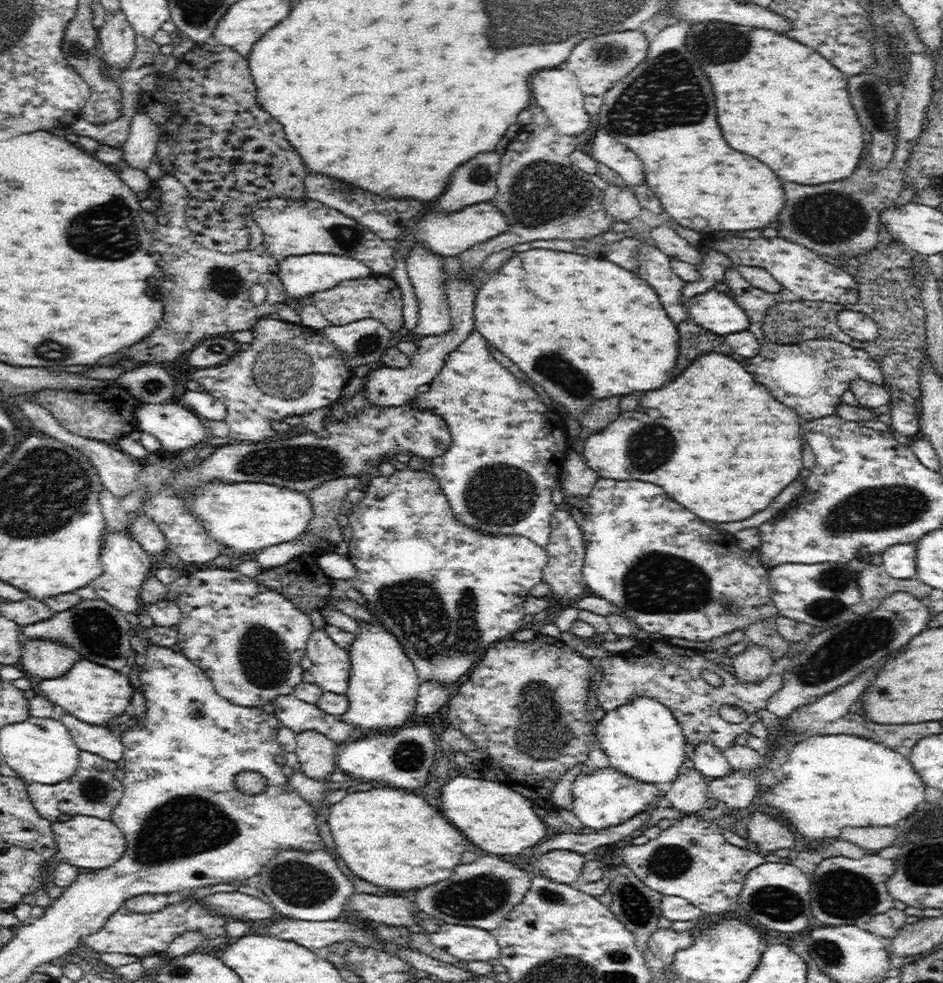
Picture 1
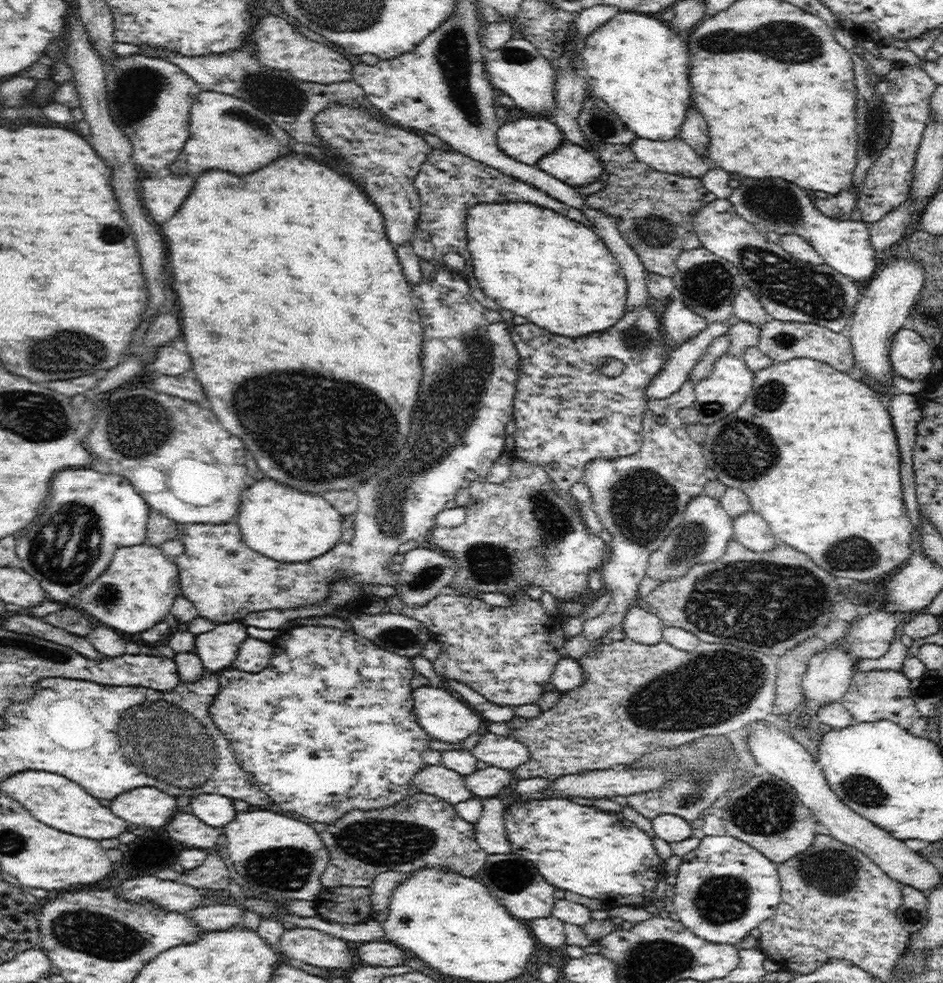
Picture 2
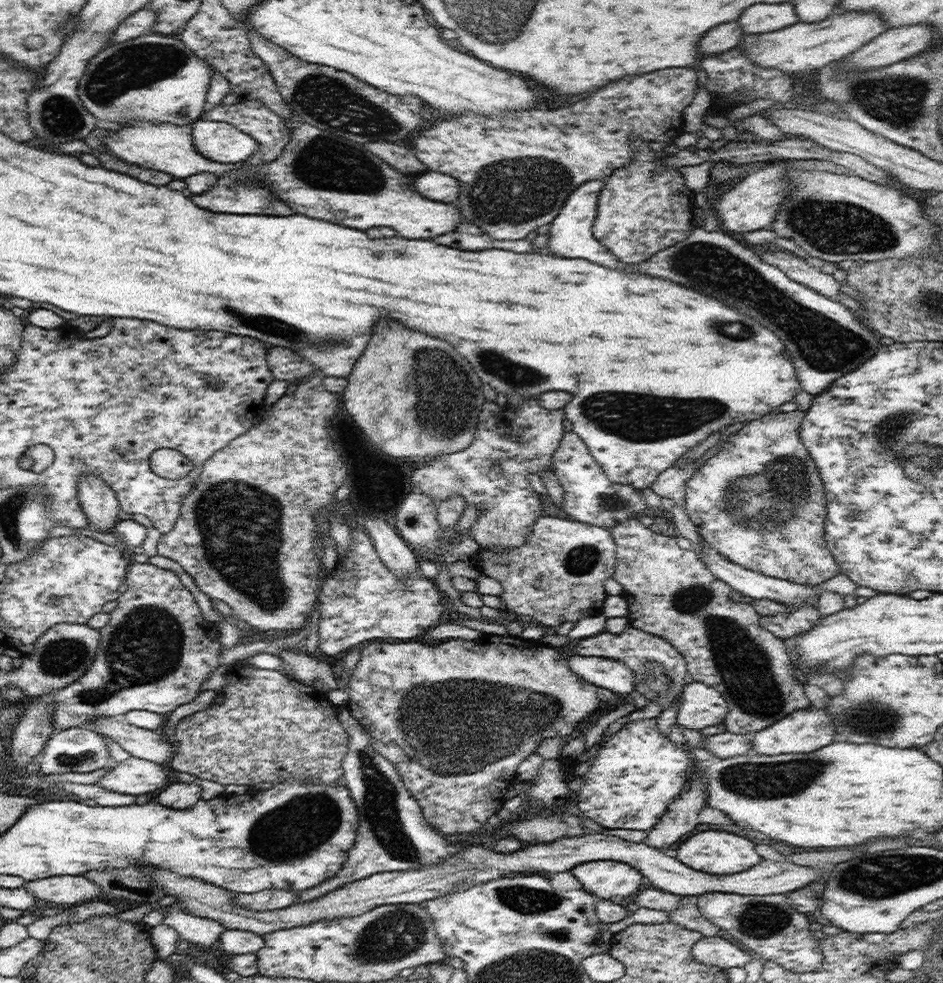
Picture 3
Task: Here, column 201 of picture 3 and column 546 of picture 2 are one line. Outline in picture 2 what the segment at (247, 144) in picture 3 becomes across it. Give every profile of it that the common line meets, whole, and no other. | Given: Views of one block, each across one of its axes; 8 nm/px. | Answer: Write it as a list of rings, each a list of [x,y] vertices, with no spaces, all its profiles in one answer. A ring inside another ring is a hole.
[[[522,115],[499,125],[497,145],[510,158],[530,166],[552,152],[564,140],[559,126],[549,117]]]

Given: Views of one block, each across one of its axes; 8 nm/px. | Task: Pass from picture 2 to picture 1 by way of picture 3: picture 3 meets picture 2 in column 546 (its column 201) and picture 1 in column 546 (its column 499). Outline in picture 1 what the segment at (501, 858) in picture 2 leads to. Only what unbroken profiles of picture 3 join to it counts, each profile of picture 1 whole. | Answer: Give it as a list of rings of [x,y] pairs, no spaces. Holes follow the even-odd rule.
[[[551,850],[538,856],[535,862],[538,876],[556,881],[558,884],[572,884],[582,877],[581,872],[585,865],[584,854],[573,850]]]

